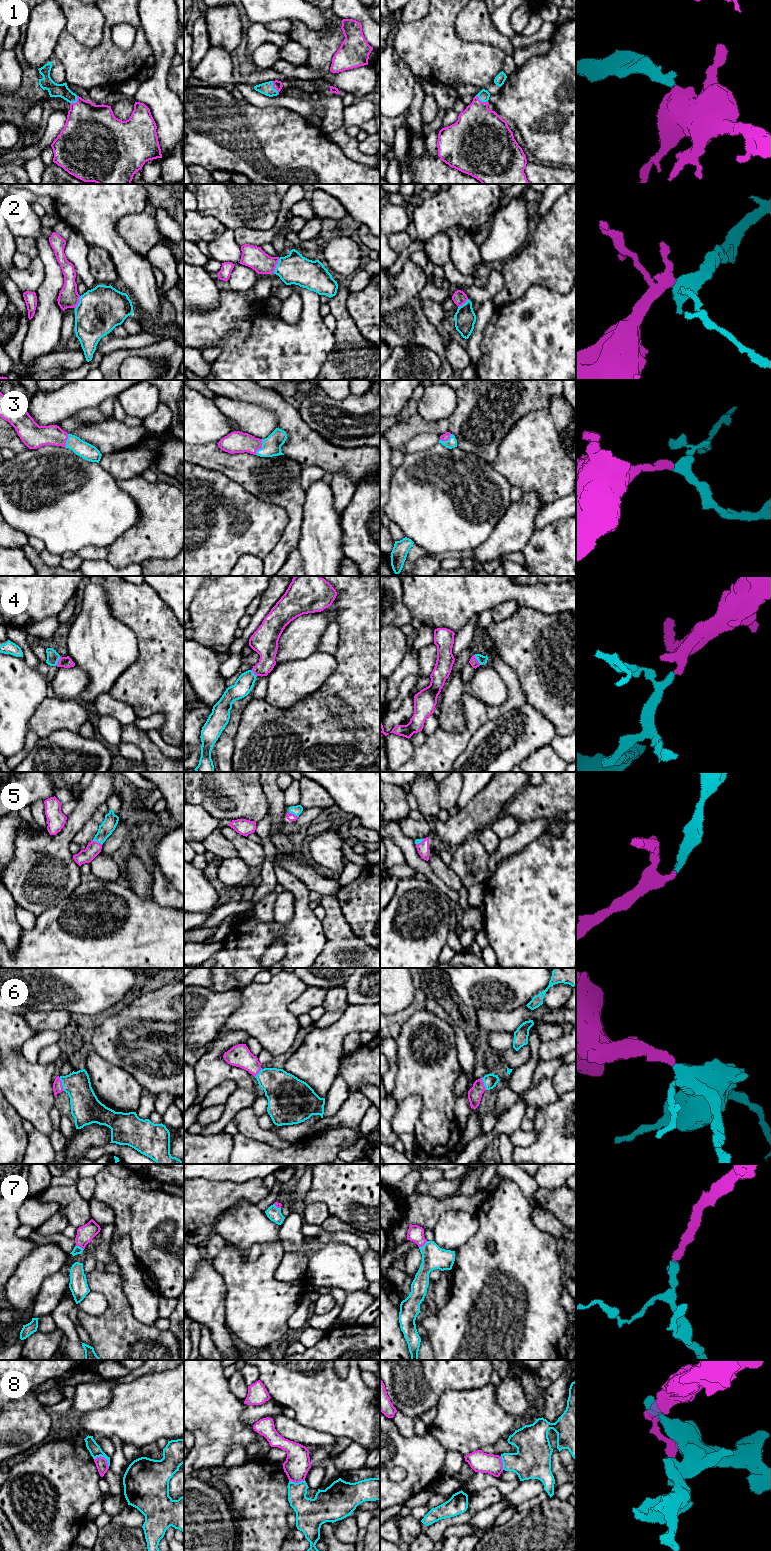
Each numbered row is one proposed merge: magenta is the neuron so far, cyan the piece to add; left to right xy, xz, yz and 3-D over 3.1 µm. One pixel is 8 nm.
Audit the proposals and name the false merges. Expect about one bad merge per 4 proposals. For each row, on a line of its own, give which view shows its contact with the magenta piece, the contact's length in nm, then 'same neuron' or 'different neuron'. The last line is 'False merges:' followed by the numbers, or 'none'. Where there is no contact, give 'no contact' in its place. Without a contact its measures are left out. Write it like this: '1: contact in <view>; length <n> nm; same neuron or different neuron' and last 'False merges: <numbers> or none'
1: contact in xz; length 120 nm; same neuron
2: contact in xz; length 130 nm; same neuron
3: contact in xz; length 140 nm; same neuron
4: contact in yz; length 100 nm; same neuron
5: contact in xy; length 90 nm; same neuron
6: contact in xy; length 120 nm; same neuron
7: contact in yz; length 90 nm; same neuron
8: contact in xy; length 140 nm; different neuron
False merges: 8

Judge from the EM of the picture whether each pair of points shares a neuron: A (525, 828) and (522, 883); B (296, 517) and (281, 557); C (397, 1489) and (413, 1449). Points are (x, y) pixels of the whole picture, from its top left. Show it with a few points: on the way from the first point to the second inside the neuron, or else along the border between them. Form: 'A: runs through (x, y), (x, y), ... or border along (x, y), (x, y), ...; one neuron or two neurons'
A: border along (543, 832), (521, 850), (504, 859); two neurons
B: runs through (293, 527), (289, 541), (284, 547); one neuron
C: runs through (408, 1481), (413, 1476), (413, 1460); one neuron

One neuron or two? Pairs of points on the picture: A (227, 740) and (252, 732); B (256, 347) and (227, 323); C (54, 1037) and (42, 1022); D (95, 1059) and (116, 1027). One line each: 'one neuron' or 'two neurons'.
A: two neurons
B: one neuron
C: two neurons
D: two neurons

